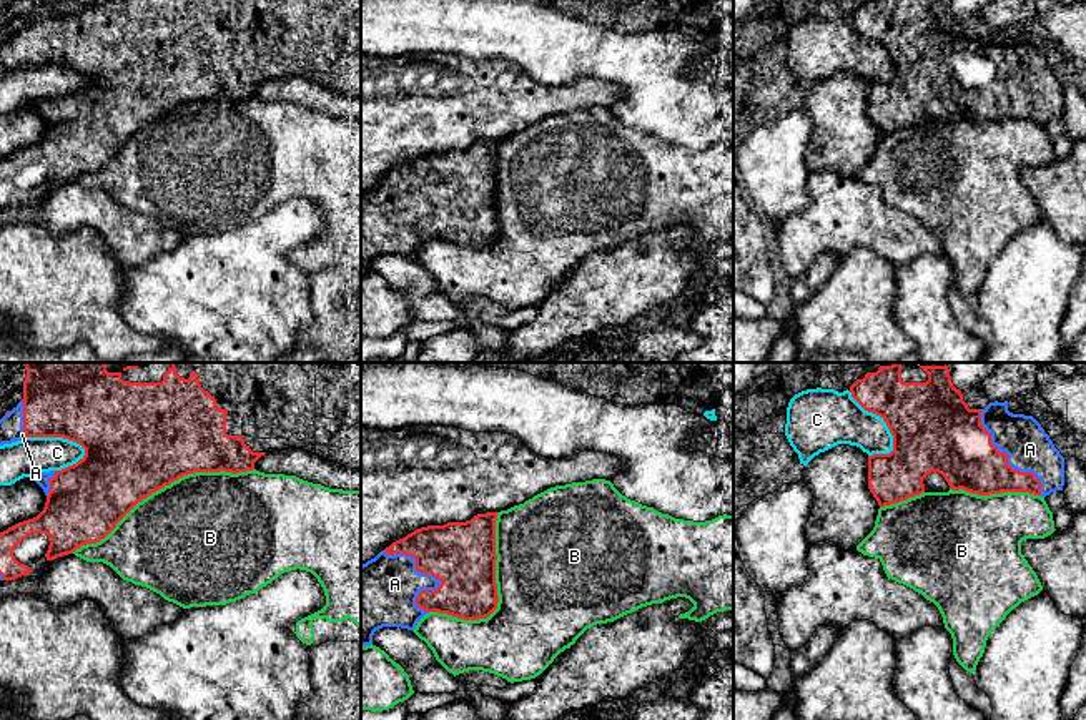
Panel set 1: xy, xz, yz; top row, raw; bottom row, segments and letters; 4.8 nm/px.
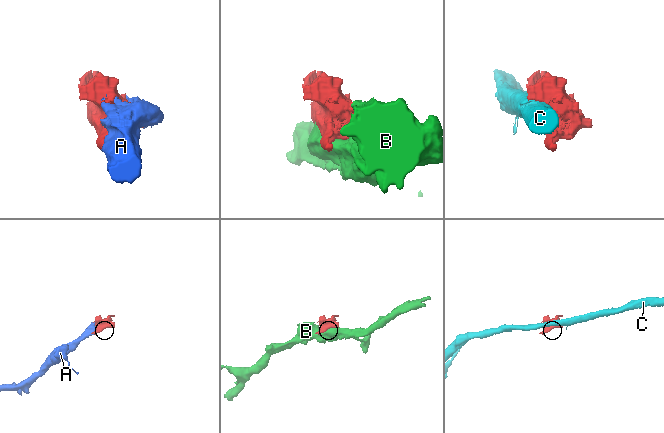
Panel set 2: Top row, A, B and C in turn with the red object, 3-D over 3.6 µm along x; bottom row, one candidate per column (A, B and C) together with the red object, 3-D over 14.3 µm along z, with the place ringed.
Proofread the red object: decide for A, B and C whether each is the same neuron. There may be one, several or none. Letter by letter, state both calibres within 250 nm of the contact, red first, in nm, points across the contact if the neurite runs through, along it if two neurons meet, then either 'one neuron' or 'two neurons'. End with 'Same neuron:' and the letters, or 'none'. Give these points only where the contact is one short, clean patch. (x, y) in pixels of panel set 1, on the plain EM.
A: 320/320 nm | one neuron
B: 500/500 nm | two neurons
C: 380/190 nm | two neurons
Same neuron: A

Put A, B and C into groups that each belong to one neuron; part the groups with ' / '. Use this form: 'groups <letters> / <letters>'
groups A / B / C

